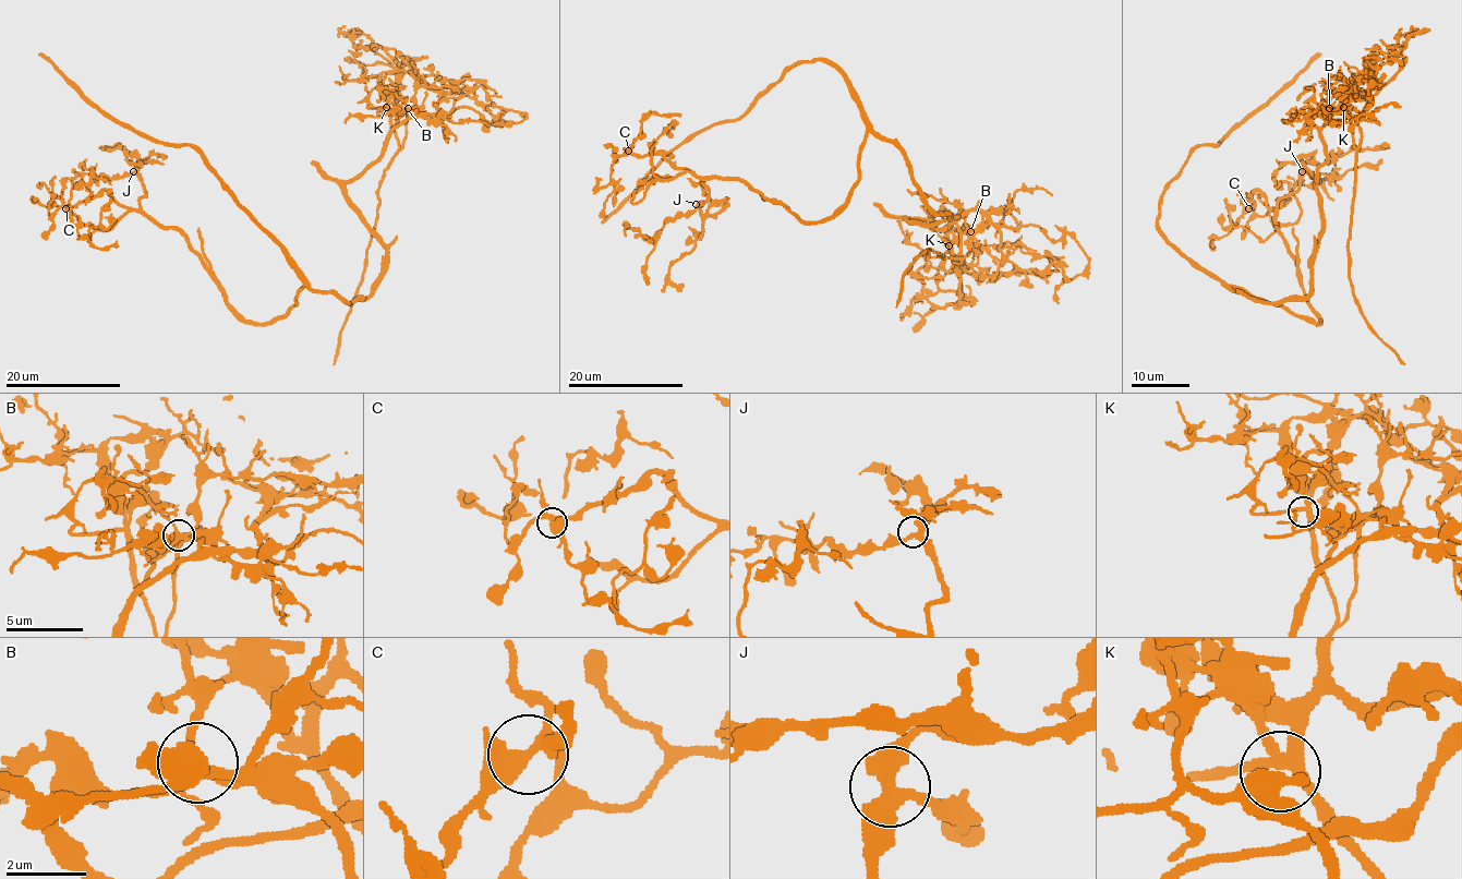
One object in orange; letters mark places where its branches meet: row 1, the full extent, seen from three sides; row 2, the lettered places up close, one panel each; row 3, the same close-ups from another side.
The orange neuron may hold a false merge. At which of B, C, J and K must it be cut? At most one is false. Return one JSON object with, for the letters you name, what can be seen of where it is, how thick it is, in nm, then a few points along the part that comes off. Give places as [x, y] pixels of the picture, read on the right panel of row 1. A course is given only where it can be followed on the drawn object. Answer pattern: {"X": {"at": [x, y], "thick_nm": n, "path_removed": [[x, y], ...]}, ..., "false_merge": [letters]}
{"B": {"at": [1329, 108], "thick_nm": 240, "path_removed": [[1328, 109], [1339, 110], [1349, 119], [1355, 151], [1349, 248], [1354, 300], [1368, 327], [1404, 364]]}, "false_merge": ["B"]}

